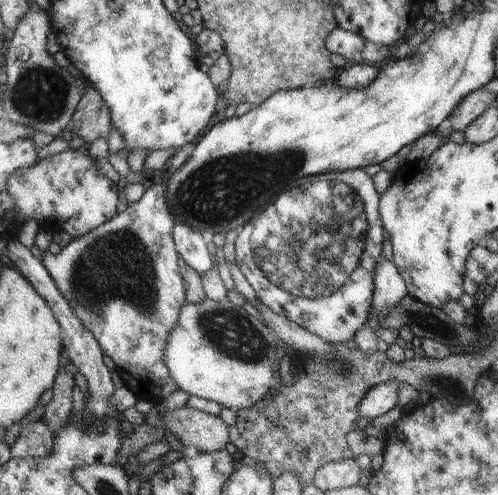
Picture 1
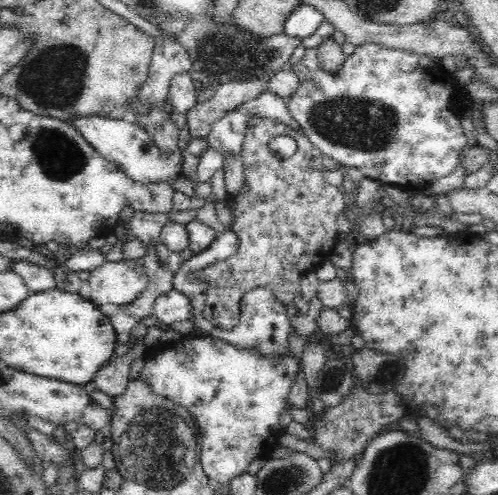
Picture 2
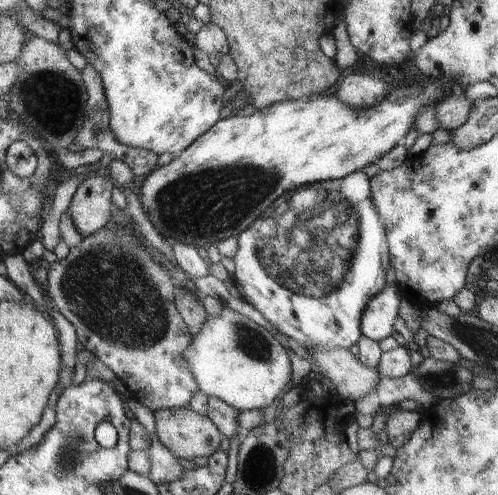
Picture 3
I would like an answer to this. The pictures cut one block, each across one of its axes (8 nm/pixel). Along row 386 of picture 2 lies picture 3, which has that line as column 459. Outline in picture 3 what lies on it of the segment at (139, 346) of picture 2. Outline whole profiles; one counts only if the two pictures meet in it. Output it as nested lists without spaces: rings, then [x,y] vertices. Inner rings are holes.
[[[453,94],[445,96],[445,100],[441,100],[437,106],[433,106],[439,128],[453,132],[461,124],[465,124],[471,106],[473,106],[473,102],[465,100],[465,96],[453,96]]]

